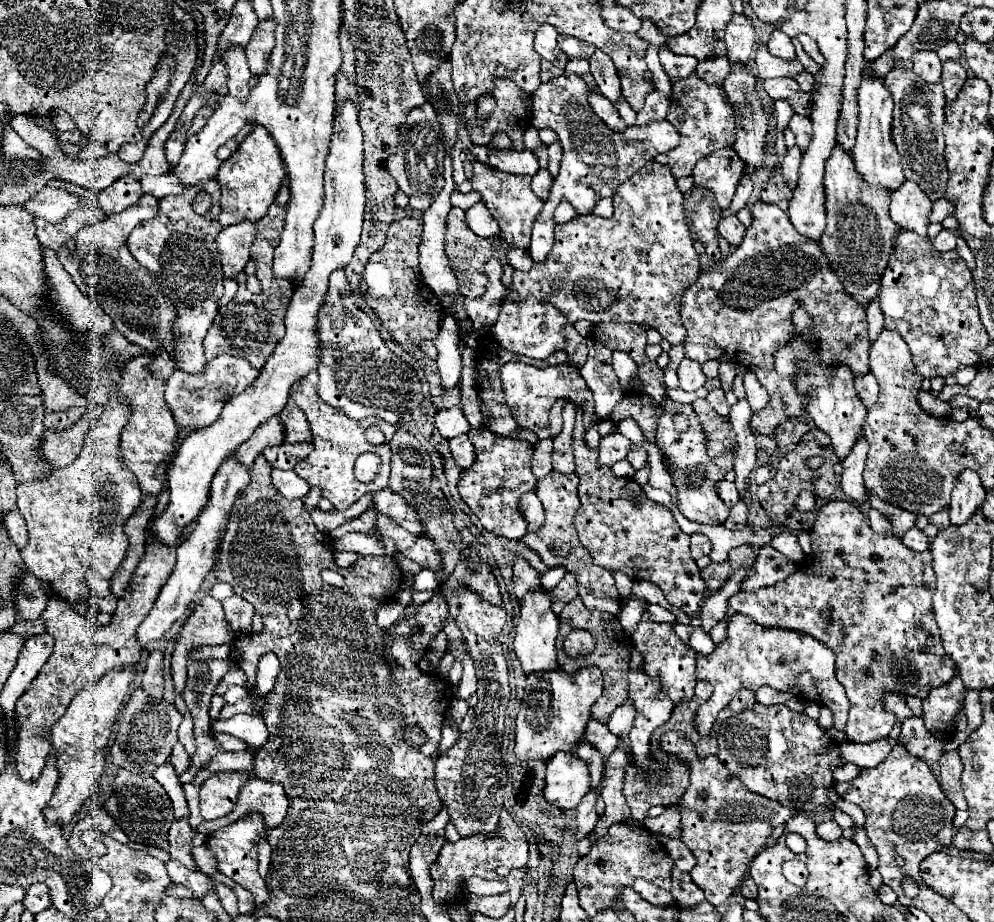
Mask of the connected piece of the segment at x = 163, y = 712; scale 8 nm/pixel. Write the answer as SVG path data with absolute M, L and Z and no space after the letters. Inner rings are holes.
M138 686L130 694L130 700L116 724L116 732L110 742L112 762L118 768L124 768L132 774L154 772L158 766L168 762L172 746L178 742L176 730L180 720L182 720L182 714L172 704L168 704L166 700L152 700L152 696L146 696L142 686Z

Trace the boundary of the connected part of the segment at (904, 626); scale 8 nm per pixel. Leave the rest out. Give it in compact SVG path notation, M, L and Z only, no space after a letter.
M828 502L812 530L810 530L810 538L812 538L812 554L806 556L806 560L802 562L802 568L788 576L788 580L780 582L780 584L774 584L774 586L766 586L766 588L760 588L756 592L738 592L730 598L730 608L736 610L738 614L744 614L748 618L752 618L756 624L764 626L764 628L782 628L782 630L792 630L792 632L800 632L800 634L810 634L812 638L824 642L834 654L836 654L836 680L846 688L846 696L850 700L850 716L848 716L848 724L846 724L846 736L850 742L874 742L874 740L880 740L880 738L886 738L896 722L896 716L892 712L888 712L884 708L884 694L886 692L894 692L894 694L900 694L902 698L906 696L916 696L920 700L924 700L924 696L928 694L928 686L944 686L956 675L954 662L952 658L944 652L942 648L942 640L940 640L940 634L938 634L938 624L932 616L932 592L936 588L936 576L934 576L934 570L932 570L932 556L930 552L922 552L922 554L916 554L912 550L908 550L898 538L892 538L892 536L876 536L876 532L872 532L872 528L868 526L868 520L866 516L862 514L862 510L850 502Z

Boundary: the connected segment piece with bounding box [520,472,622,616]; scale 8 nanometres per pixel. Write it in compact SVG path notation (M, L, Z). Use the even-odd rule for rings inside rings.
M550 472L548 476L540 478L536 484L536 494L540 498L540 502L544 504L544 512L546 512L546 522L540 530L536 532L528 532L520 538L520 542L528 548L532 548L534 552L540 554L542 562L548 568L554 566L564 566L566 572L572 572L578 580L578 596L582 598L584 606L588 610L598 610L598 612L608 612L616 616L616 606L622 604L622 598L616 590L614 578L608 570L592 564L592 556L590 552L580 544L578 536L576 536L576 528L574 528L574 514L576 508L580 506L578 500L578 476L576 474L560 474L560 472Z

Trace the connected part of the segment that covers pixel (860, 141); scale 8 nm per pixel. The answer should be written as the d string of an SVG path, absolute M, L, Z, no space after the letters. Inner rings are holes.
M870 62L866 64L864 78L862 78L862 86L858 90L860 124L858 124L856 146L852 150L854 168L866 180L868 186L882 186L882 188L896 190L904 182L904 174L902 174L898 150L896 150L896 146L892 144L892 138L890 138L890 124L892 124L892 108L894 108L894 102L892 102L890 92L886 90L882 78L870 78L868 76L870 74L868 68L870 68Z

